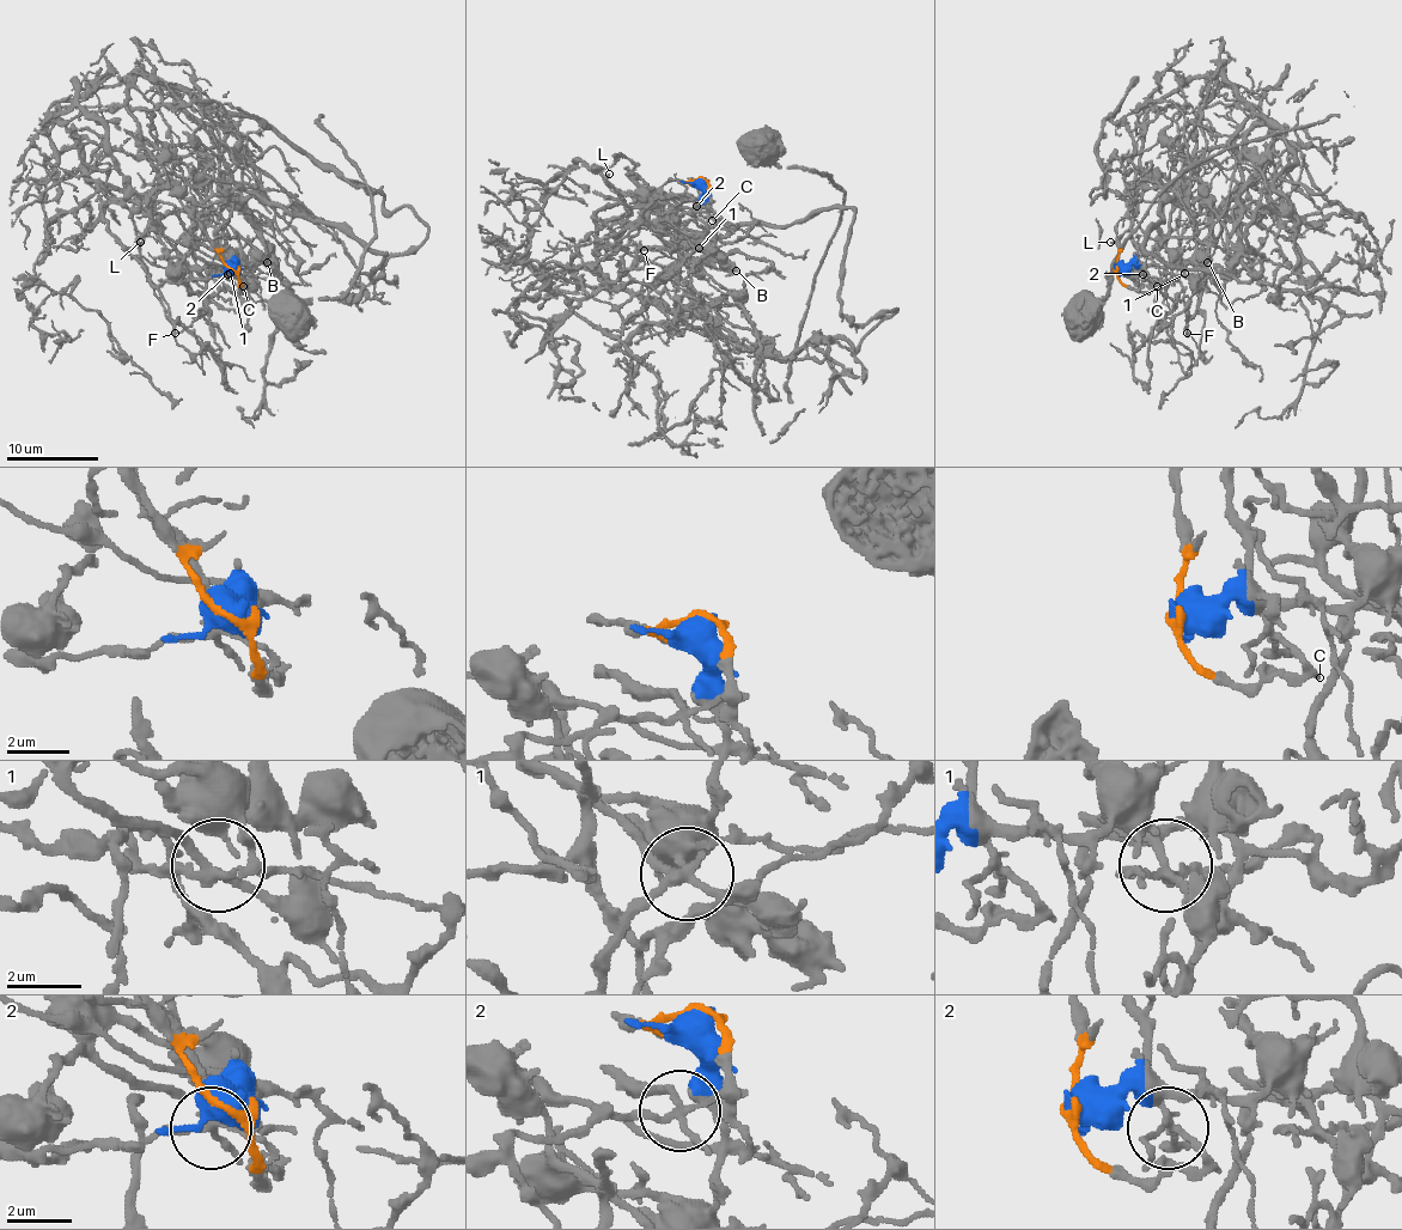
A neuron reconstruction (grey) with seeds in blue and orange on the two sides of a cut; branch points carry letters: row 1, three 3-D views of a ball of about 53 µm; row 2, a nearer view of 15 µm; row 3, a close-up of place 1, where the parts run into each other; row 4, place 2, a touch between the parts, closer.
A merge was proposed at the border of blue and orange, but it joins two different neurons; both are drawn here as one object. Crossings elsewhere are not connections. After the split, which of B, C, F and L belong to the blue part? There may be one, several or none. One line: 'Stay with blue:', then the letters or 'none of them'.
Stay with blue: B, L

